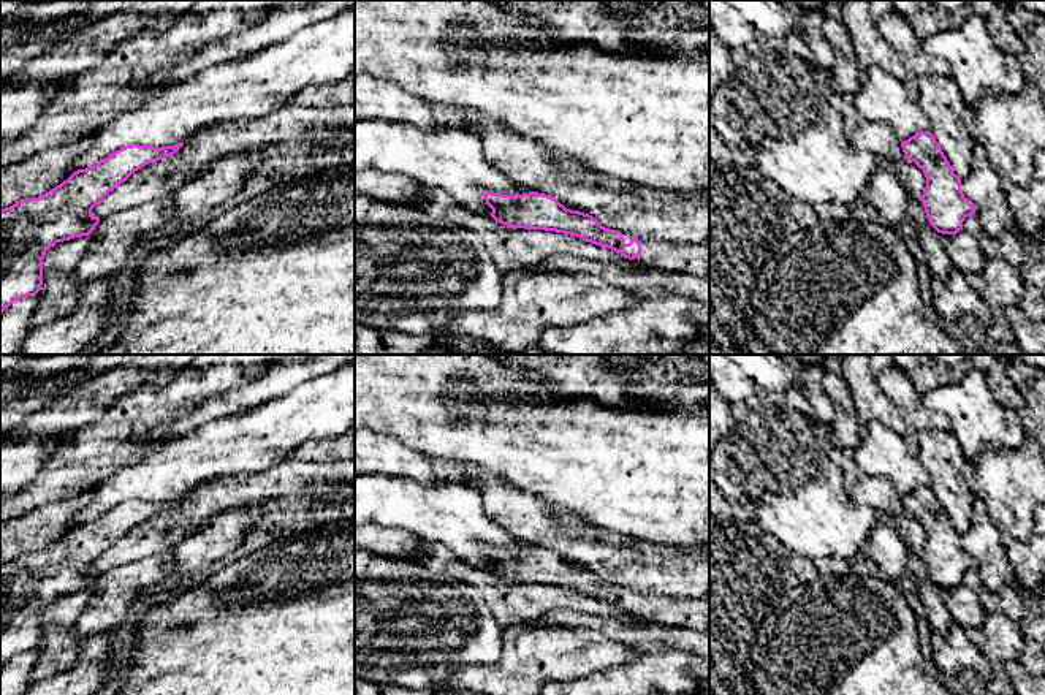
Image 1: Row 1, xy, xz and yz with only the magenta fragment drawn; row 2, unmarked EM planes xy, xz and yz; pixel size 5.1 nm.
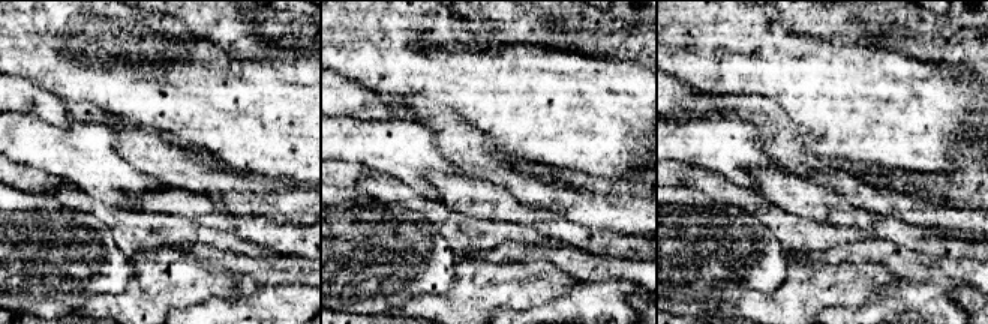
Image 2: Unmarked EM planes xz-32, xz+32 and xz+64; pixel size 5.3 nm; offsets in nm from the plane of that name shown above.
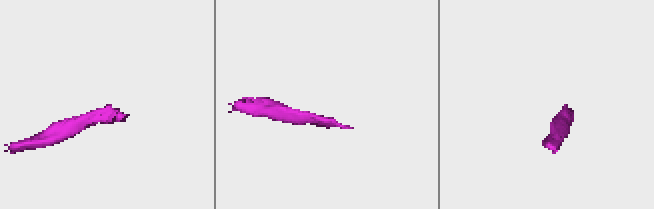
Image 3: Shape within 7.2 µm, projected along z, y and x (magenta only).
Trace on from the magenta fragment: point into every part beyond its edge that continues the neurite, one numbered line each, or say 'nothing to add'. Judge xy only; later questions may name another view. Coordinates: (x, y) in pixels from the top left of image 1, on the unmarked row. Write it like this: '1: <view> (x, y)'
nothing to add

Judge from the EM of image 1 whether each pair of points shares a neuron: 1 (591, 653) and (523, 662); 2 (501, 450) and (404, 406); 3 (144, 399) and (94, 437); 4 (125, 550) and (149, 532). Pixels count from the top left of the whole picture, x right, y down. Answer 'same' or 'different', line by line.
1: same
2: same
3: same
4: same

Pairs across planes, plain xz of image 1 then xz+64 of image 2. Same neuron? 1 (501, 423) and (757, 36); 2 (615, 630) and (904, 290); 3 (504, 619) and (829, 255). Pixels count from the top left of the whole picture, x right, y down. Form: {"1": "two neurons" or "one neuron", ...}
{"1": "one neuron", "2": "two neurons", "3": "two neurons"}

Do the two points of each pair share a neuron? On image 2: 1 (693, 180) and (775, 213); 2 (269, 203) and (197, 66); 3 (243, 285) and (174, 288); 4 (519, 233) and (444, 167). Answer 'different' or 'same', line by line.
1: same
2: different
3: same
4: different

